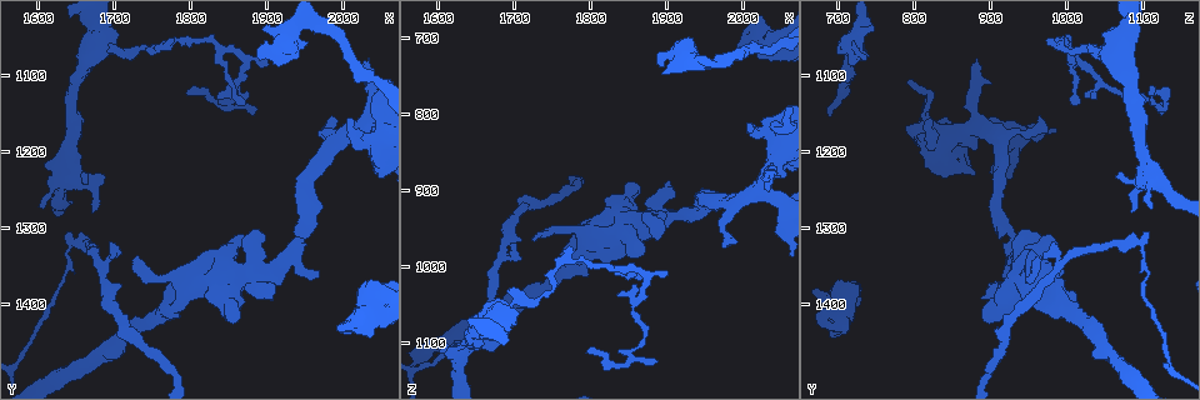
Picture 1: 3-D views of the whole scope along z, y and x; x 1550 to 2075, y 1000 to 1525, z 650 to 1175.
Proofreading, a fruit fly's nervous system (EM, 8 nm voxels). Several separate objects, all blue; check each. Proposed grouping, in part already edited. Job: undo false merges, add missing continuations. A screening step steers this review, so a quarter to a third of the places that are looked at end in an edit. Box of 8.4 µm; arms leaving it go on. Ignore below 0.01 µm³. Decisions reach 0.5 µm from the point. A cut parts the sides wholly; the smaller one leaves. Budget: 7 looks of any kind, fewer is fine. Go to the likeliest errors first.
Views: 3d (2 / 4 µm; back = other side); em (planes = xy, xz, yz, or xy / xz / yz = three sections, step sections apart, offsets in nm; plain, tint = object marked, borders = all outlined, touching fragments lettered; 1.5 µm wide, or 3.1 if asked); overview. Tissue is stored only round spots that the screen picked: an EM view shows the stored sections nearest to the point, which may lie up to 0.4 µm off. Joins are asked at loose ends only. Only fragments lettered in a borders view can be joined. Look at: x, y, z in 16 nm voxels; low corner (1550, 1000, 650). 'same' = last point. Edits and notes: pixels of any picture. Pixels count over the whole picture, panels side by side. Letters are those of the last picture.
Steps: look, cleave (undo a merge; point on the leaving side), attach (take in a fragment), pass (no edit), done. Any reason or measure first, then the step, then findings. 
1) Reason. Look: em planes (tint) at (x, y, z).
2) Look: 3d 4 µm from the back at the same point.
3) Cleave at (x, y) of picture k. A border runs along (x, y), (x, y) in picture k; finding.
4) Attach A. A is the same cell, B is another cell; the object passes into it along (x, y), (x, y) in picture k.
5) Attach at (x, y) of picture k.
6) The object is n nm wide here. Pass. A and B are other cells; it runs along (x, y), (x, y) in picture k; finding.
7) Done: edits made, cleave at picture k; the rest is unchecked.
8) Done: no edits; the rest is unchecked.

An open end. Look: em yz step 8 (tint) at (2030, 1080, 880).

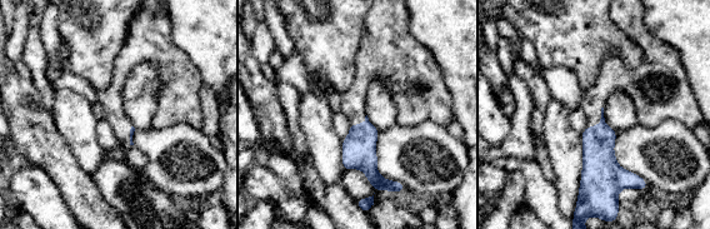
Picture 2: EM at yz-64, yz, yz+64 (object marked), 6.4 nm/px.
Look: em planes (tint) at the same point.

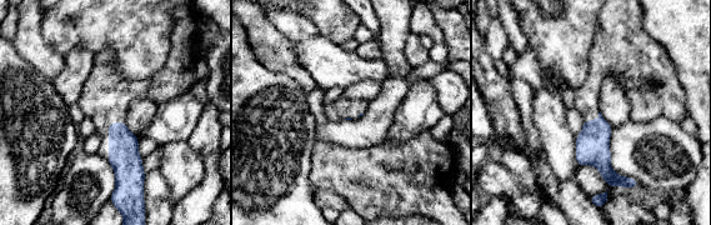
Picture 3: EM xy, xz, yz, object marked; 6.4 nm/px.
Look: em planes (borders) at the same point.

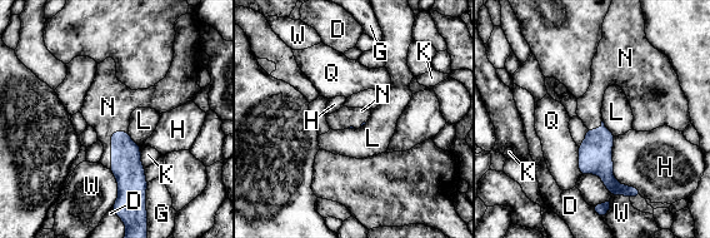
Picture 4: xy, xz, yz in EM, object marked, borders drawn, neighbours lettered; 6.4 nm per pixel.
Attach N. N is the same cell, D, G, H, K, L, Q and W are other cells; the object passes into it along (126, 165), (111, 143), (108, 107) in picture 4; the cell continues.

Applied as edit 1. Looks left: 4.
Abrupt turn. Look: 3d 2 µm at (1645, 1320, 1095).

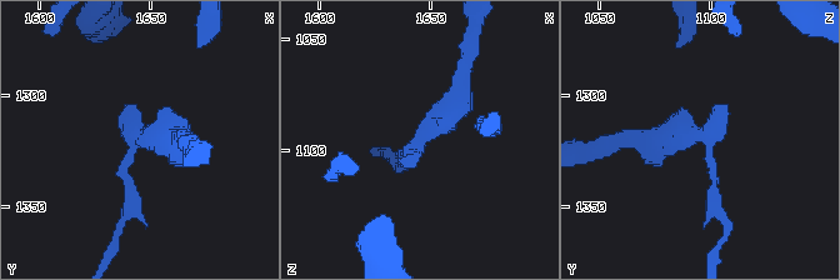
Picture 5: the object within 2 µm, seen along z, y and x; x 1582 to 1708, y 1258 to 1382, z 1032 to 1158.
Now the EM. Look: em planes (tint) at (1645, 1319, 1095).

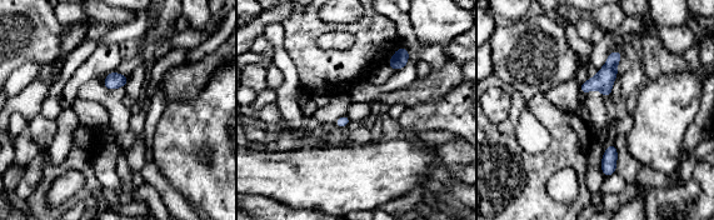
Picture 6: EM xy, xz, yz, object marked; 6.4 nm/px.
Look: em planes (borders) at the same point.

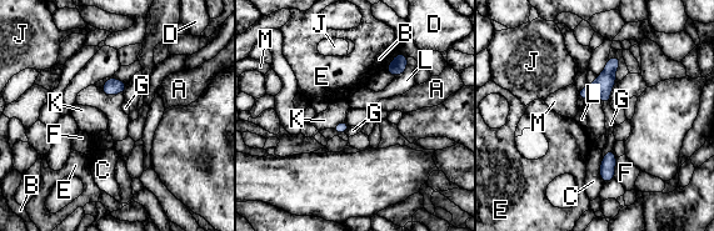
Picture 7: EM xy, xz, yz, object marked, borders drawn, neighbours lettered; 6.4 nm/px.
Pass. A, B, C, D, E, F, G, J, K, L and M are other cells; a border runs along (349, 125), (344, 132) in picture 7; continuous, no second cell.

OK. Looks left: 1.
Done: edits made, attach at picture 4; the rest is unchecked.

